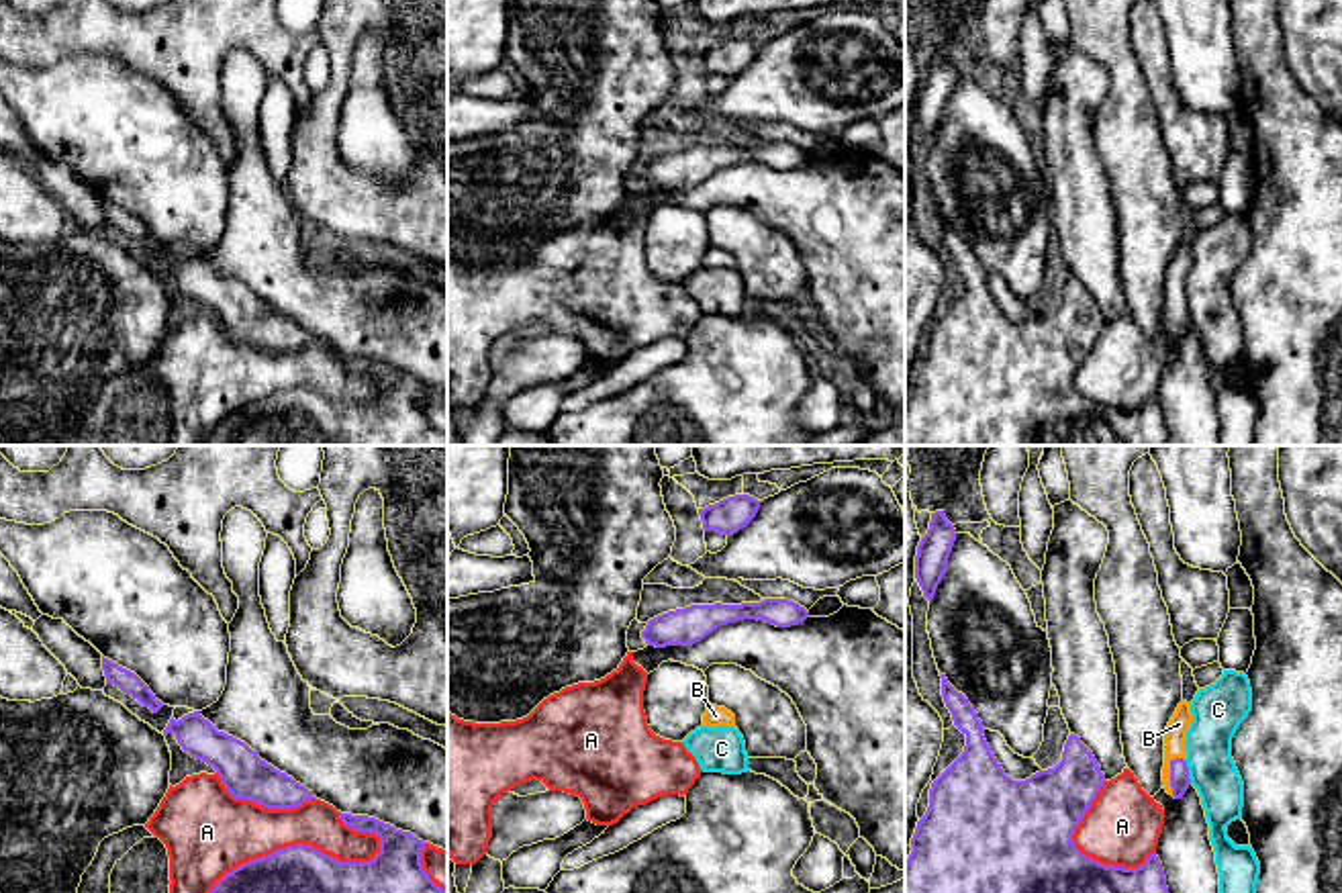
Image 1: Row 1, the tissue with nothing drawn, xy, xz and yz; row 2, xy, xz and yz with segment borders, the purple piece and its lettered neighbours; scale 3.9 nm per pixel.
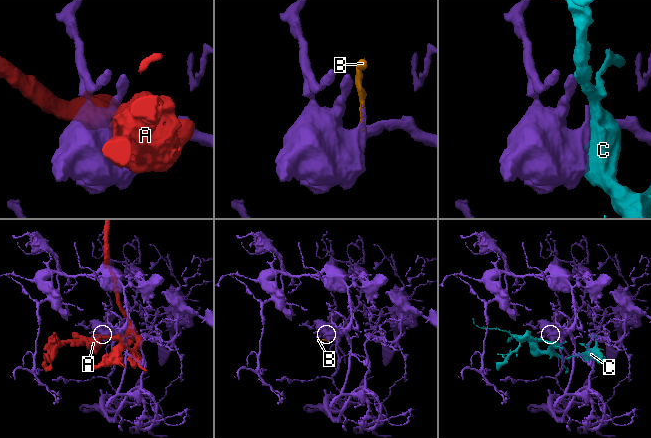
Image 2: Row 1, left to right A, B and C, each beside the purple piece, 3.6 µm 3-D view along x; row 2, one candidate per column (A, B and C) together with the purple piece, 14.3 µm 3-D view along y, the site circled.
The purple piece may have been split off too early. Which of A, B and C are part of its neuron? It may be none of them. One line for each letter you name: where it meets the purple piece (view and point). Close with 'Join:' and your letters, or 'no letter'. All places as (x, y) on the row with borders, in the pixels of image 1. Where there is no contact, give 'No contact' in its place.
B: Touches purple at yz (1171, 773)
Join: B

